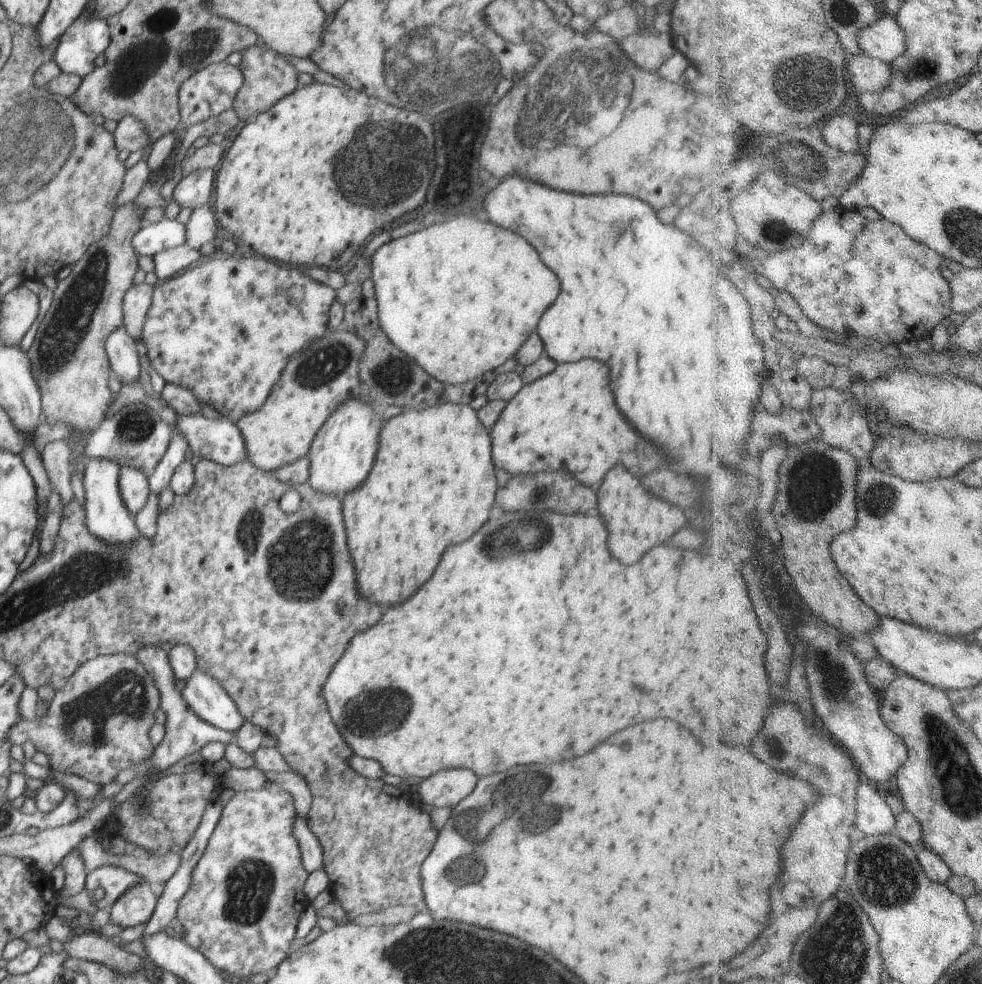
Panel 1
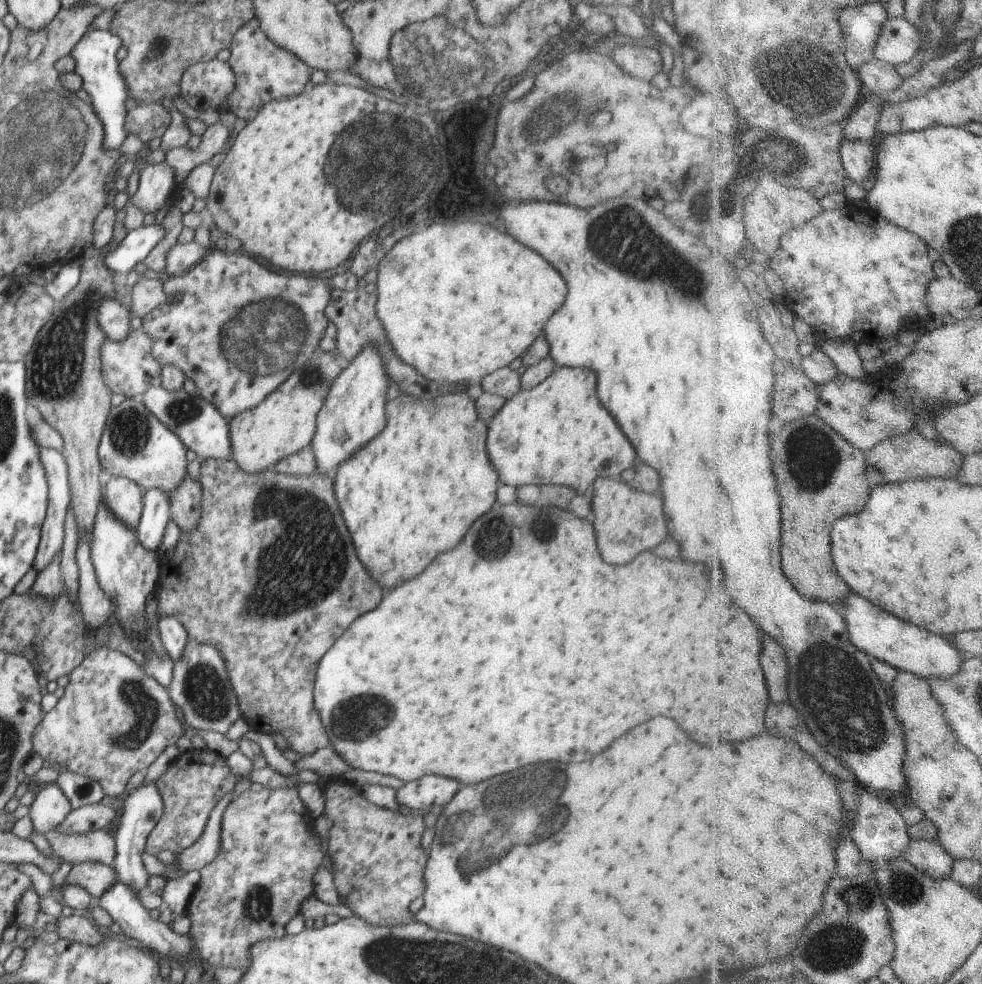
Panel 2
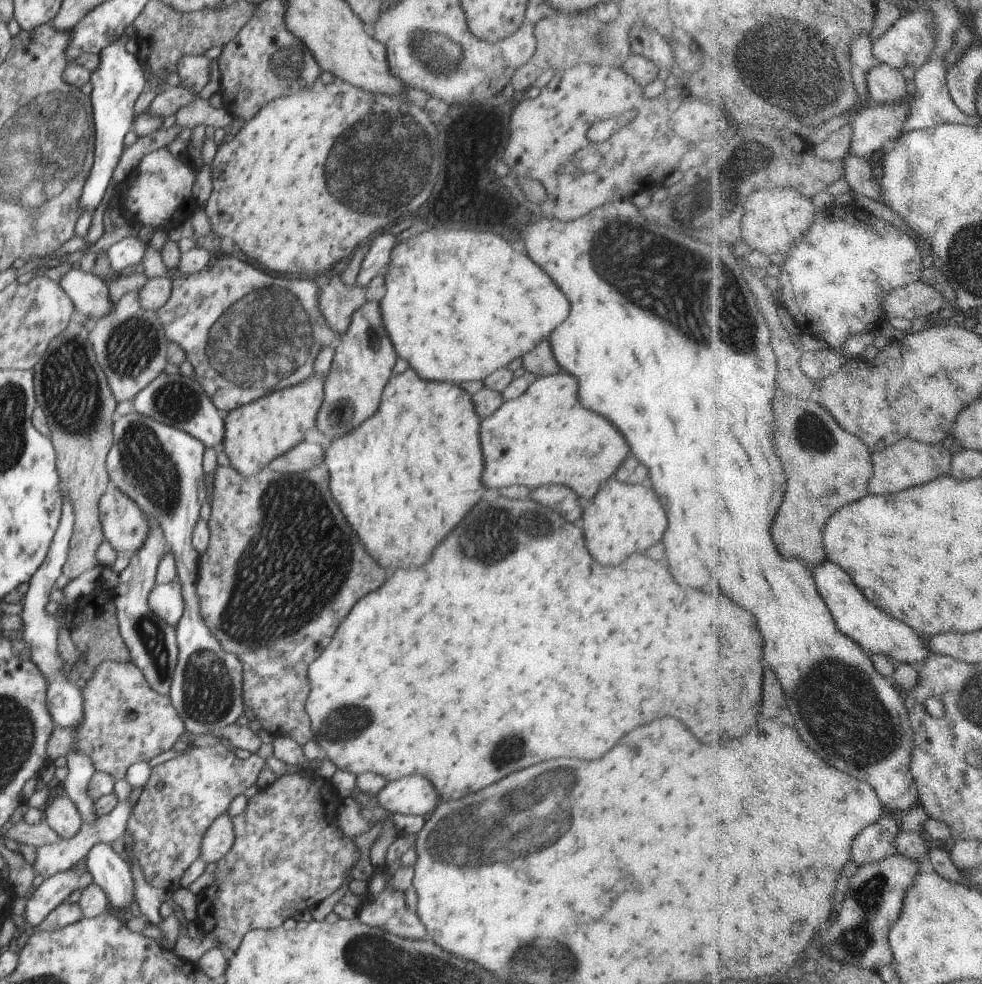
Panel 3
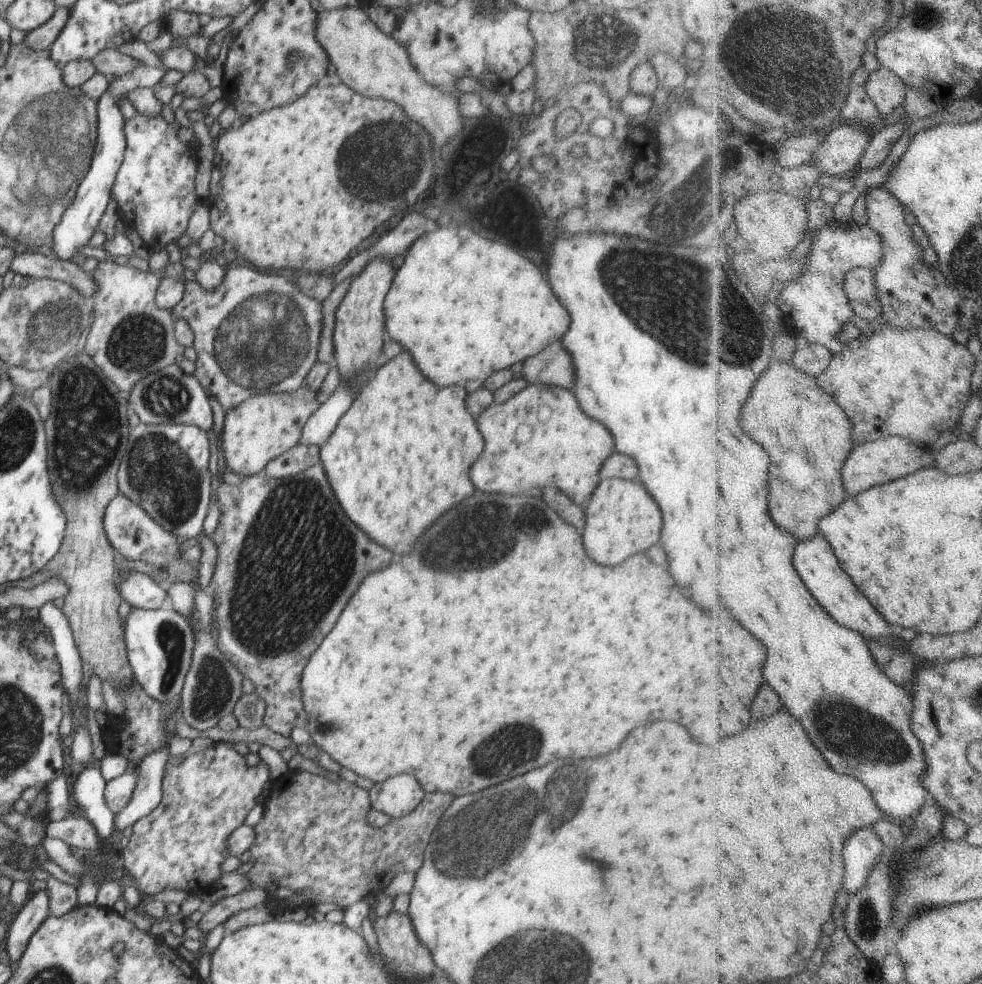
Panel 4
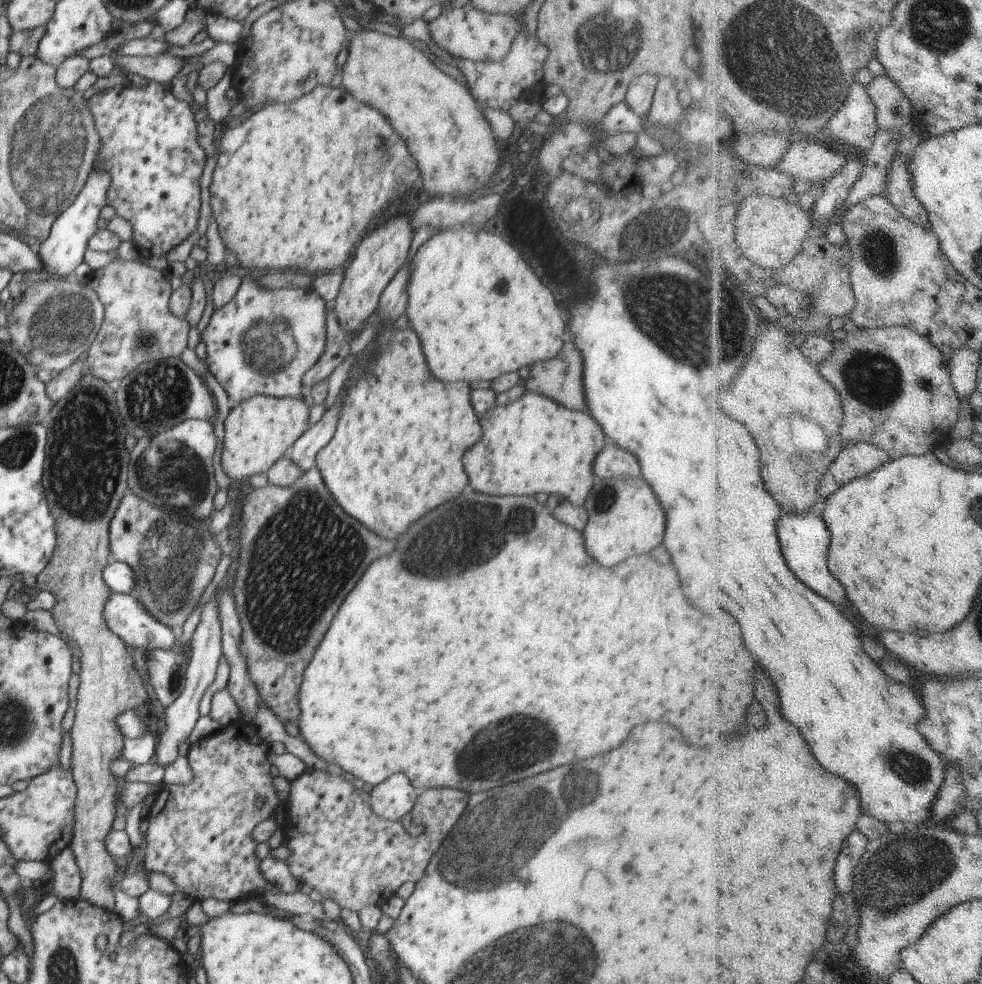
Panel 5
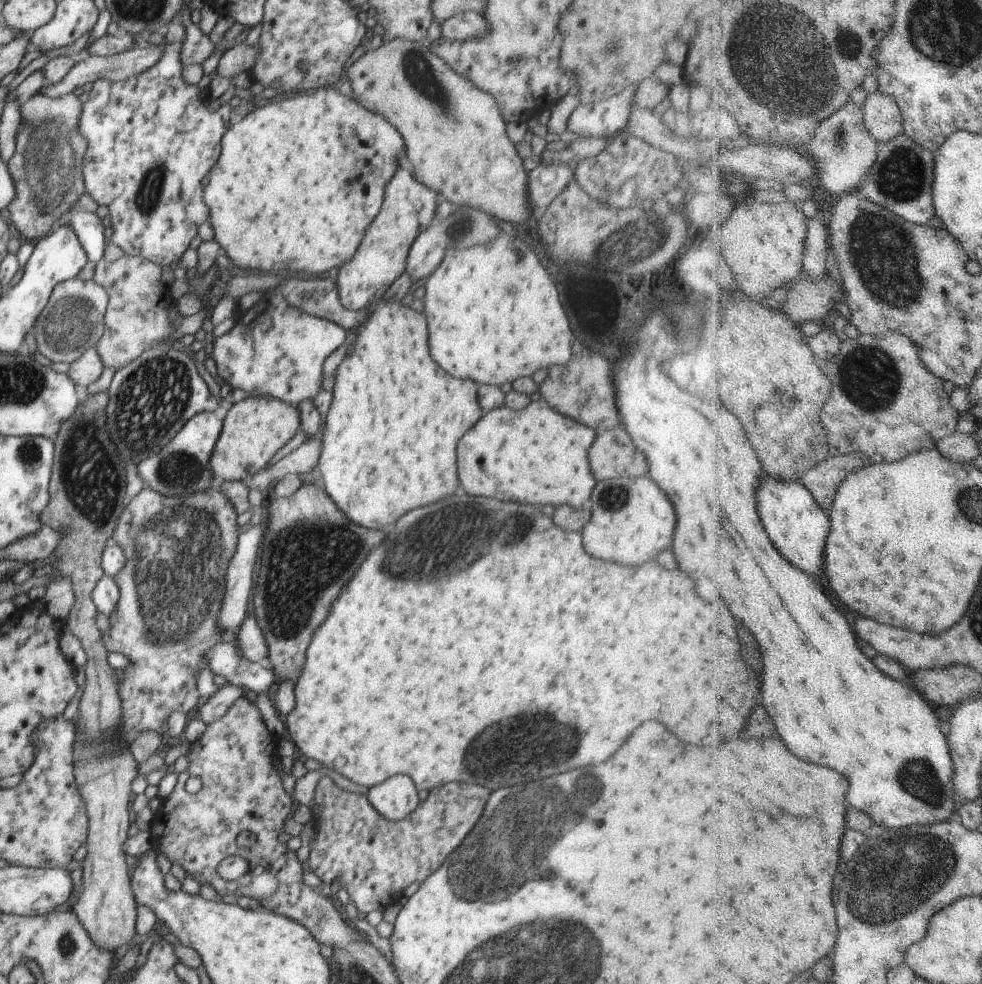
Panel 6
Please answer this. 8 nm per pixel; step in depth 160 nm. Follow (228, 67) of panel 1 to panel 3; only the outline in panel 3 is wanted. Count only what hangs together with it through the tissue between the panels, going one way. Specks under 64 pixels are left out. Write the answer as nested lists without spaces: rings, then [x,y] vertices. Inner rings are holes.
[[[184,55],[177,64],[177,72],[181,80],[181,84],[187,88],[191,88],[196,91],[196,97],[199,92],[208,84],[210,80],[210,60],[205,55]]]

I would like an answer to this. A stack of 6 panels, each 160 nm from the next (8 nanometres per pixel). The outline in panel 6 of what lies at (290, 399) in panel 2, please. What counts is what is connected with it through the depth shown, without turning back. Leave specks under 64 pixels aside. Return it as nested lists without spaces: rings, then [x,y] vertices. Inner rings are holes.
[[[249,396],[232,405],[210,457],[211,471],[217,482],[243,481],[262,471],[301,428],[298,406],[272,397]]]

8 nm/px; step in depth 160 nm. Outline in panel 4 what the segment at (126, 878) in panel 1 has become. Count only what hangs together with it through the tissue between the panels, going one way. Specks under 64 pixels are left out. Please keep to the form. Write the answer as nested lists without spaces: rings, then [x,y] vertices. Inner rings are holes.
[[[46,890],[31,892],[15,919],[10,922],[2,945],[3,959],[12,962],[22,956],[32,935],[50,915],[49,896]]]

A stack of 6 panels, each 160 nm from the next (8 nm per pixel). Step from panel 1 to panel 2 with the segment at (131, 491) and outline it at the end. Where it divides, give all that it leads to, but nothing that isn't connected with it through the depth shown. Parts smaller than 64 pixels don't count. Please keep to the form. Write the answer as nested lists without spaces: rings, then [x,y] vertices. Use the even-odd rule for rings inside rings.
[[[114,477],[104,487],[103,499],[127,527],[136,530],[143,511],[143,495],[138,484],[126,477]]]

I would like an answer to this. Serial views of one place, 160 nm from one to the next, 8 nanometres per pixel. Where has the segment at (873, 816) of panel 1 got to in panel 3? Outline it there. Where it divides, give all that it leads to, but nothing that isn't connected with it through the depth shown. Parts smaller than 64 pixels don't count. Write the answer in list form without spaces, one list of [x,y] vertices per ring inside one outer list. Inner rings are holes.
[[[888,810],[879,823],[870,825],[854,841],[853,859],[862,867],[900,854],[896,841],[901,830]]]

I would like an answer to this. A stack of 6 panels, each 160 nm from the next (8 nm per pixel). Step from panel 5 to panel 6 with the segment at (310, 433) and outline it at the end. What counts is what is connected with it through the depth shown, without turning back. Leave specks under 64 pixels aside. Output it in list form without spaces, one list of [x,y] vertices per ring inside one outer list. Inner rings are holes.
[[[318,436],[304,441],[298,448],[278,460],[268,470],[262,470],[246,482],[249,490],[258,488],[261,492],[273,486],[285,474],[316,473],[317,462],[321,453],[322,441]]]

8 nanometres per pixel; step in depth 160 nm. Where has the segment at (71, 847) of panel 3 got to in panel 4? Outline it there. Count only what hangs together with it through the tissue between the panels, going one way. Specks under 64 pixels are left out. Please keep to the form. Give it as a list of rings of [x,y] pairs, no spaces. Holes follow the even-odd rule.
[[[168,744],[139,762],[138,780],[131,799],[126,806],[115,814],[115,830],[126,830],[128,826],[149,815],[162,800],[162,783],[165,776],[166,763],[170,763]]]

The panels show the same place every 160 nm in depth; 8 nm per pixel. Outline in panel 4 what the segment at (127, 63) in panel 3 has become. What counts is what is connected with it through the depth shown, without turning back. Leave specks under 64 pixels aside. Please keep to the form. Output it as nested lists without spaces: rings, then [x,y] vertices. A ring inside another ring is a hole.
[[[168,64],[166,68],[138,65],[133,68],[133,71],[108,79],[108,88],[97,100],[97,143],[95,144],[93,159],[86,176],[77,186],[72,204],[64,211],[61,221],[56,224],[56,228],[53,230],[53,256],[69,260],[70,256],[77,254],[82,246],[88,244],[94,230],[98,230],[98,222],[100,222],[100,218],[102,218],[102,214],[104,214],[104,210],[106,210],[112,197],[111,190],[127,145],[124,132],[125,120],[120,111],[120,102],[126,100],[133,90],[152,89],[154,84],[162,80],[169,68]]]

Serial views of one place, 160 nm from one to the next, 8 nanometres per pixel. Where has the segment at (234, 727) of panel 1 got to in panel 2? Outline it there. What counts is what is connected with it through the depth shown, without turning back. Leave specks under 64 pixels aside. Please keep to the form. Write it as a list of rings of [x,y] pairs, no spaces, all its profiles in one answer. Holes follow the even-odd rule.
[[[189,638],[184,654],[173,664],[168,690],[175,706],[181,708],[186,722],[199,731],[224,734],[241,718],[238,699],[230,684],[225,660],[213,645],[202,644]]]

